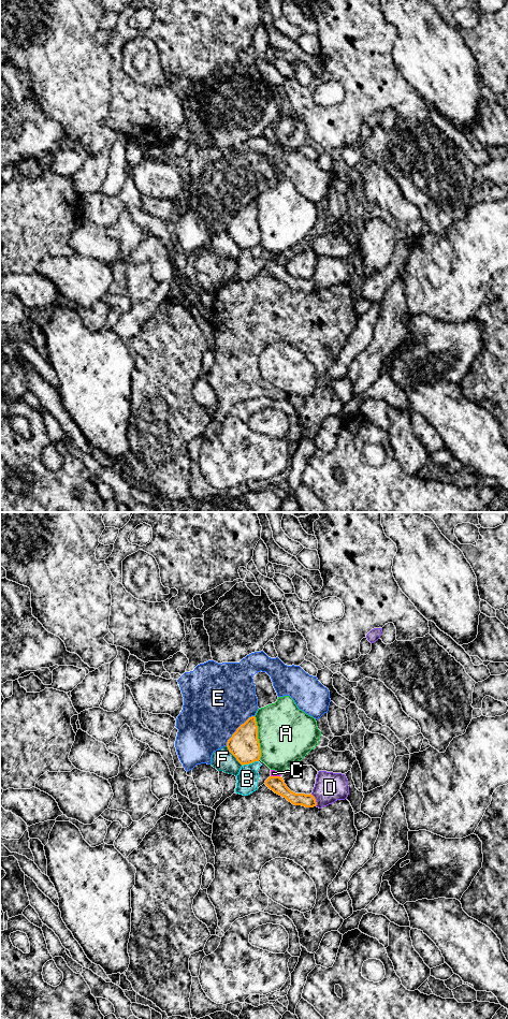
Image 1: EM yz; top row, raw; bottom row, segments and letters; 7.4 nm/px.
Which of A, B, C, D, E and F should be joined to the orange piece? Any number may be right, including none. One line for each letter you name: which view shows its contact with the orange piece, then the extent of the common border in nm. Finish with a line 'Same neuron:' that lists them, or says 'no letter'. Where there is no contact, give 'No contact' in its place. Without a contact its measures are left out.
Same neuron: no letter

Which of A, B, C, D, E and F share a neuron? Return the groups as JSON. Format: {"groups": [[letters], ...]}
{"groups": [["A"], ["B", "C"], ["D"], ["E"], ["F"]]}

